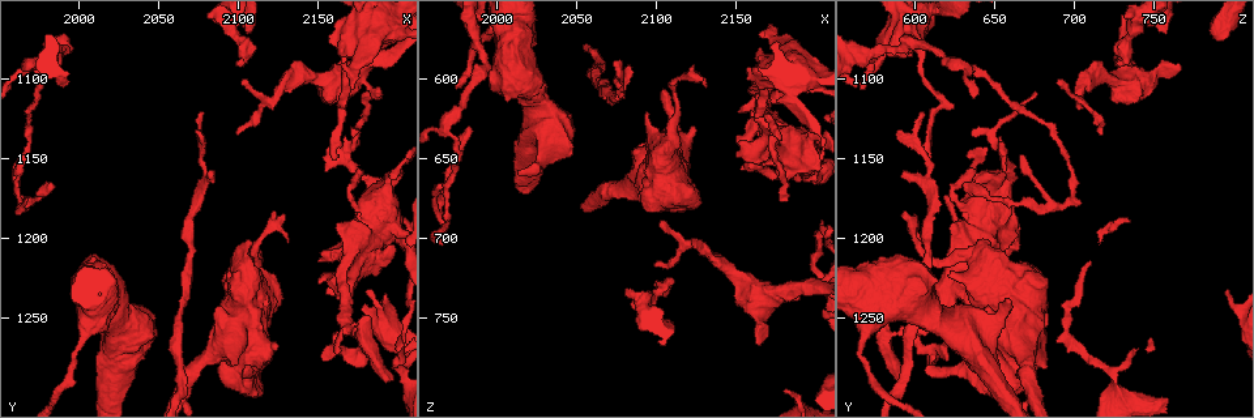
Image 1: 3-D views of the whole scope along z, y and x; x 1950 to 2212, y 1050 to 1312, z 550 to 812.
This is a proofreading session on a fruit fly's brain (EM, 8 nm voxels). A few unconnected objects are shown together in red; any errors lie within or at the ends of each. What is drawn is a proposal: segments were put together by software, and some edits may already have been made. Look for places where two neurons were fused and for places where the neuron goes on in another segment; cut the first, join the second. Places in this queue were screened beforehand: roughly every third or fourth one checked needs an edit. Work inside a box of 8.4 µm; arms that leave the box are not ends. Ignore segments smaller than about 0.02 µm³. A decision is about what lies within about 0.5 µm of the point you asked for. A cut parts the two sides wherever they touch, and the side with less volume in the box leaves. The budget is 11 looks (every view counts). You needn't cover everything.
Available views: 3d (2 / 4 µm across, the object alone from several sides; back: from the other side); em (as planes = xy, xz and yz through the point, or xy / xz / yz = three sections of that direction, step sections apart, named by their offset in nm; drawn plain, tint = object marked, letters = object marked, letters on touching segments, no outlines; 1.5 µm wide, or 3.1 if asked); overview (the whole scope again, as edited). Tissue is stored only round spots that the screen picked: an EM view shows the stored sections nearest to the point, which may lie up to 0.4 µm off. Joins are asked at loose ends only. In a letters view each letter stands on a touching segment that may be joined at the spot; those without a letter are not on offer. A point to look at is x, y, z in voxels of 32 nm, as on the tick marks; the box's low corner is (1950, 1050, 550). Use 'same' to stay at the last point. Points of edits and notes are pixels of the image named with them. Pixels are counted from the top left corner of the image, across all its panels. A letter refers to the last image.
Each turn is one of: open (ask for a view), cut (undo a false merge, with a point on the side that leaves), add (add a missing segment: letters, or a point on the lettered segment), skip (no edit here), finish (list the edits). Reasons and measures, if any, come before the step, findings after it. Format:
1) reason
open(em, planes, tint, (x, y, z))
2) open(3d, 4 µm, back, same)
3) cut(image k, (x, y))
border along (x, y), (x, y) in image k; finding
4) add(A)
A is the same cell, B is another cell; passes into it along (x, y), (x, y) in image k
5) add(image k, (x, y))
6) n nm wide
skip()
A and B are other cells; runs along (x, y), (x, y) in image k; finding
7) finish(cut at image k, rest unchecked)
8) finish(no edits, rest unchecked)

tapers out
open(3d, 2 µm, (2078, 1122, 604))

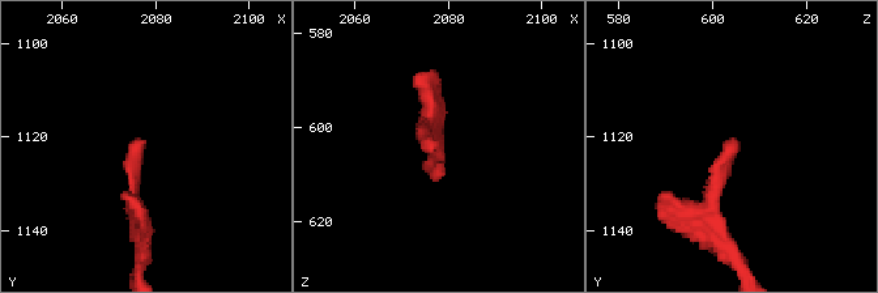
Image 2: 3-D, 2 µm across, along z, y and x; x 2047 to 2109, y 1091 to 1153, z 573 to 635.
now the EM
open(em, planes, letters, (2076, 1121, 604))

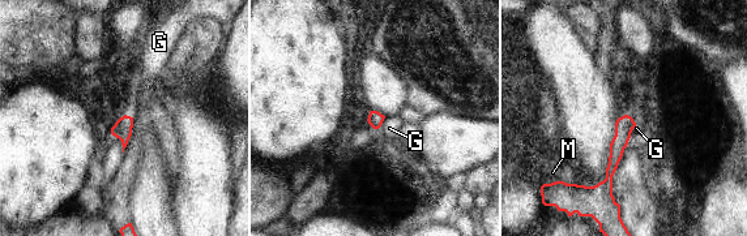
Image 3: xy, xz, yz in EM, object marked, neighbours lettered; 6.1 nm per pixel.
skip()
G and M are other cells; border along (132, 116), (131, 133) in image 3; none of them fits

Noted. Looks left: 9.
narrows sharply
open(3d, 4 µm, (2168, 1092, 604))

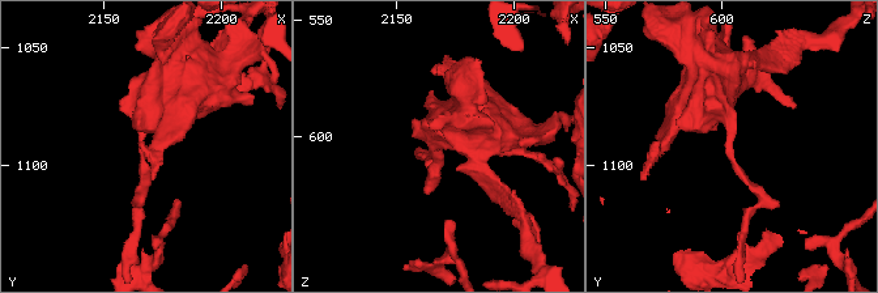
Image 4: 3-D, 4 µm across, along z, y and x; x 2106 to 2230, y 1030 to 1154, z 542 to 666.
now the EM
open(em, planes, tint, (2166, 1091, 603))

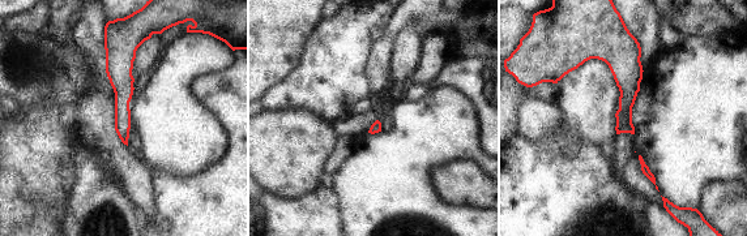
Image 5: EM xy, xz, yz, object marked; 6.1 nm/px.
open(em, planes, letters, same)

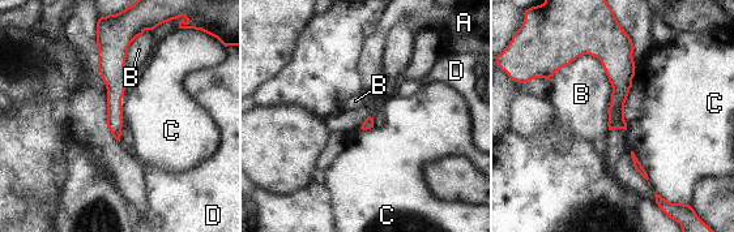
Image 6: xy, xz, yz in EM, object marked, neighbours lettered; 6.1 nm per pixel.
skip()
A, B, C and D are other cells; runs along (109, 31), (116, 134) in image 6; one neuron here

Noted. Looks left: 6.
open(3d, 4 µm, (2092, 1224, 622))

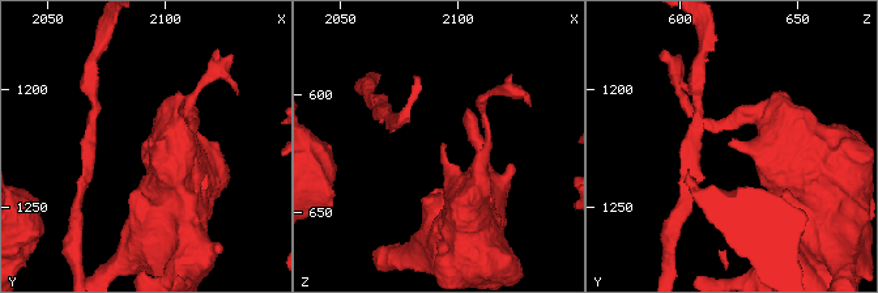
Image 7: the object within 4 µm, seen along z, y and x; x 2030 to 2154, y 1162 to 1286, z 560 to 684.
open(em, planes, letters, (2094, 1221, 621))

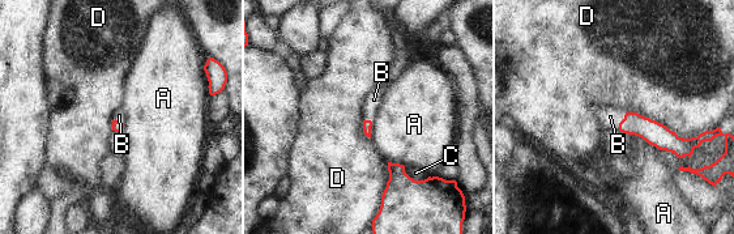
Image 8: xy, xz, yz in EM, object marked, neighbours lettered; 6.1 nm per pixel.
add(image 8, (610, 116))
B is the same cell, A, C and D are other cells; passes into it along (653, 132), (621, 122), (610, 116) in image 8; the neuron continues

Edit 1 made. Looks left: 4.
redraw
open(overview)

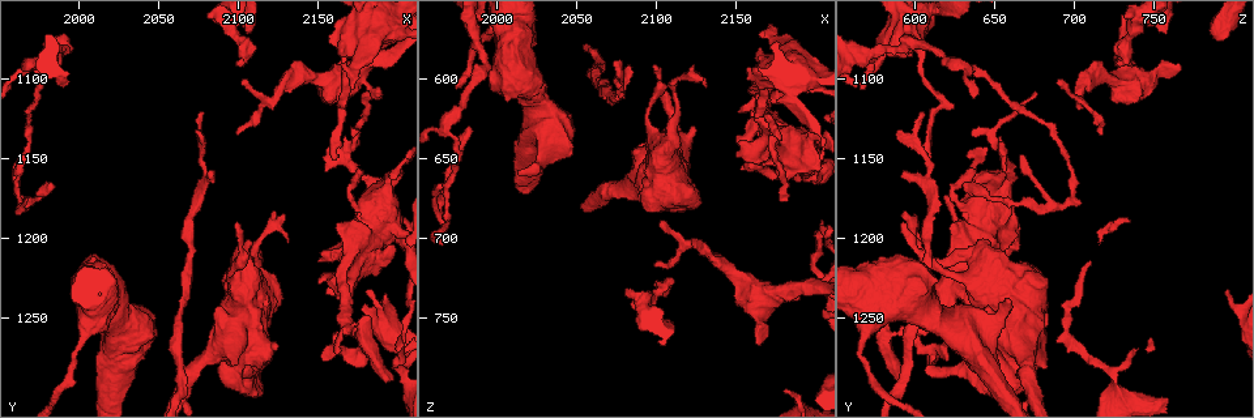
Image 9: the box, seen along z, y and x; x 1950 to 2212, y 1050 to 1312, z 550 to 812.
an open end
open(em, planes, letters, (2178, 1232, 794))

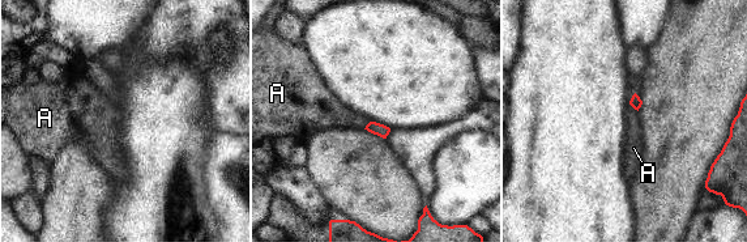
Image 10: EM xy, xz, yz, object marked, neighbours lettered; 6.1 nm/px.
skip()
A is another cell; border along (630, 103), (637, 111) in image 10; none of them fits

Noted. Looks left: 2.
thin end
open(3d, 2 µm, (2166, 1090, 766))

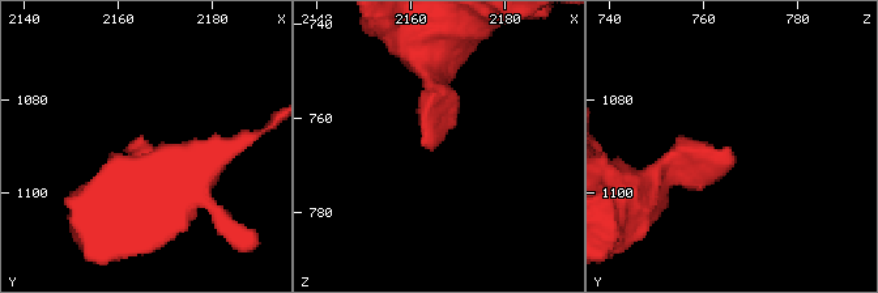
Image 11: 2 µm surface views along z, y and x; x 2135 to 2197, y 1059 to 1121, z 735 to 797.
need the tissue
open(em, planes, letters, (2164, 1092, 766))

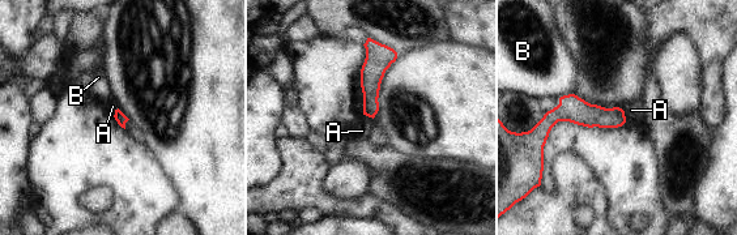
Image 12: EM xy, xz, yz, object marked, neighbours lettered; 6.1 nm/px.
B touches over 100 nm
skip()
A and B are other cells; runs along (622, 119), (557, 114), (544, 122) in image 12; none of them fits

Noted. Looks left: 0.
finish(add at image 8, rest unchecked)

